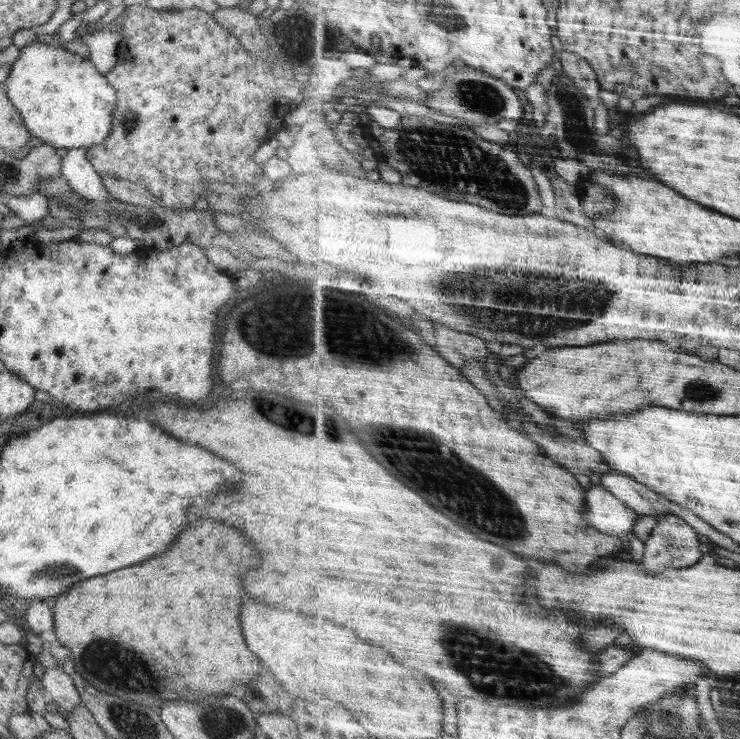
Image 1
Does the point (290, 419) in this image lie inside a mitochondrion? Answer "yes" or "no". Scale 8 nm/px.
yes

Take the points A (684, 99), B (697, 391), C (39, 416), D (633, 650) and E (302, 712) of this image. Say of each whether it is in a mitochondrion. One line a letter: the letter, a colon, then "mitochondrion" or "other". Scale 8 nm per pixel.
A: other
B: mitochondrion
C: other
D: other
E: other

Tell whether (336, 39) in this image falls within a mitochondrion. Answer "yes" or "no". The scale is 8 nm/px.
yes

